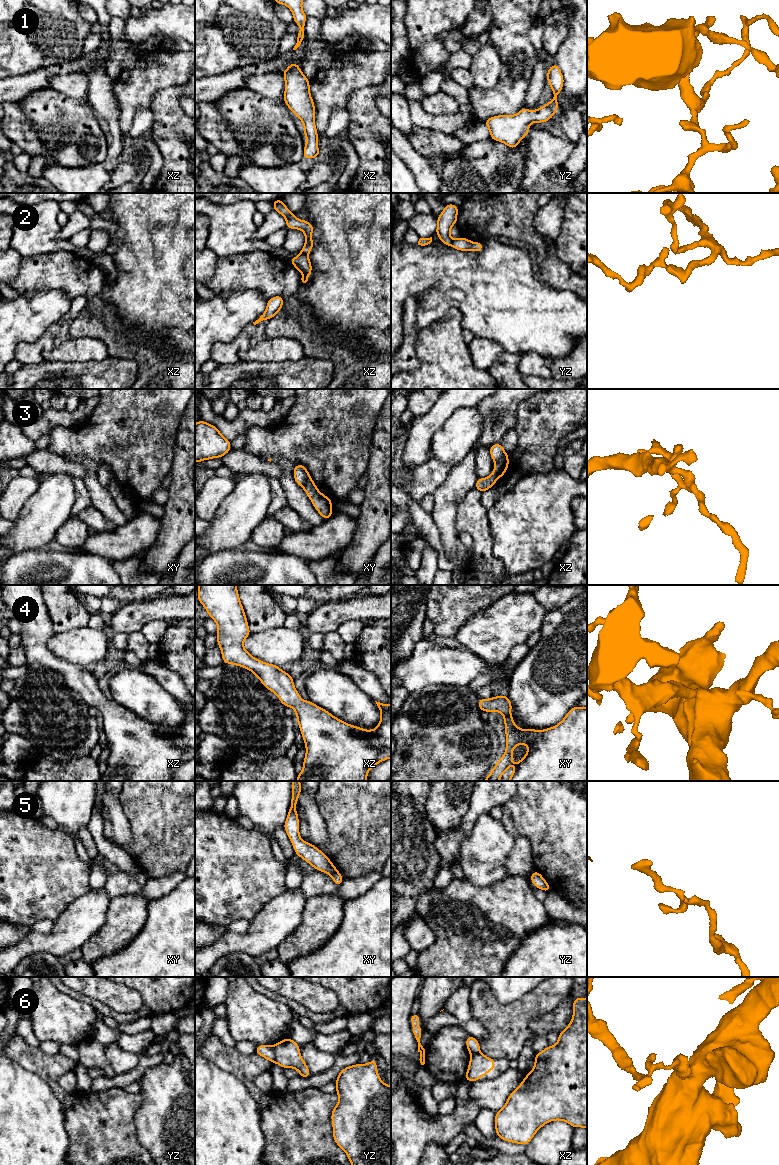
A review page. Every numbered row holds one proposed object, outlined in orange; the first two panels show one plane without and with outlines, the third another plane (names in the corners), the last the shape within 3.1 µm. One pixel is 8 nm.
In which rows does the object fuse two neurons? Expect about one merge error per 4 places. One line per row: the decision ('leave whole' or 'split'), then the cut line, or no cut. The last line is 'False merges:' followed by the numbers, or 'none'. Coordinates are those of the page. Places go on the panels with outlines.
1: leave whole; no cut
2: split; cut in xz along (301, 251), (306, 255)
3: split; cut in xz along (506, 454), (495, 463)
4: leave whole; no cut
5: split; cut in xy along (337, 870), (331, 875)
6: split; cut in yz along (272, 1047), (275, 1053), (275, 1061)
False merges: 2, 3, 5, 6

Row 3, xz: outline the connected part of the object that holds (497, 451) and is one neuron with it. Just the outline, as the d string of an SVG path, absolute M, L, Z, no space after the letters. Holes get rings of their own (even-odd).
M501 443L493 444L488 449L490 451L491 458L495 463L499 461L502 457L507 455Z

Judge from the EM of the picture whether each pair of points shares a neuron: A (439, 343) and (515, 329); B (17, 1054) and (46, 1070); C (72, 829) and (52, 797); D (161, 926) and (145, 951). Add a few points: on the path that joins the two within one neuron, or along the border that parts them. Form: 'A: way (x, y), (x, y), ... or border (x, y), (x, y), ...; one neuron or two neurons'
A: border (454, 307), (461, 312), (461, 326), (464, 329); two neurons
B: way (24, 1054), (39, 1063); one neuron
C: way (70, 821), (70, 815), (60, 805); one neuron
D: way (161, 932), (161, 935), (151, 945); one neuron

